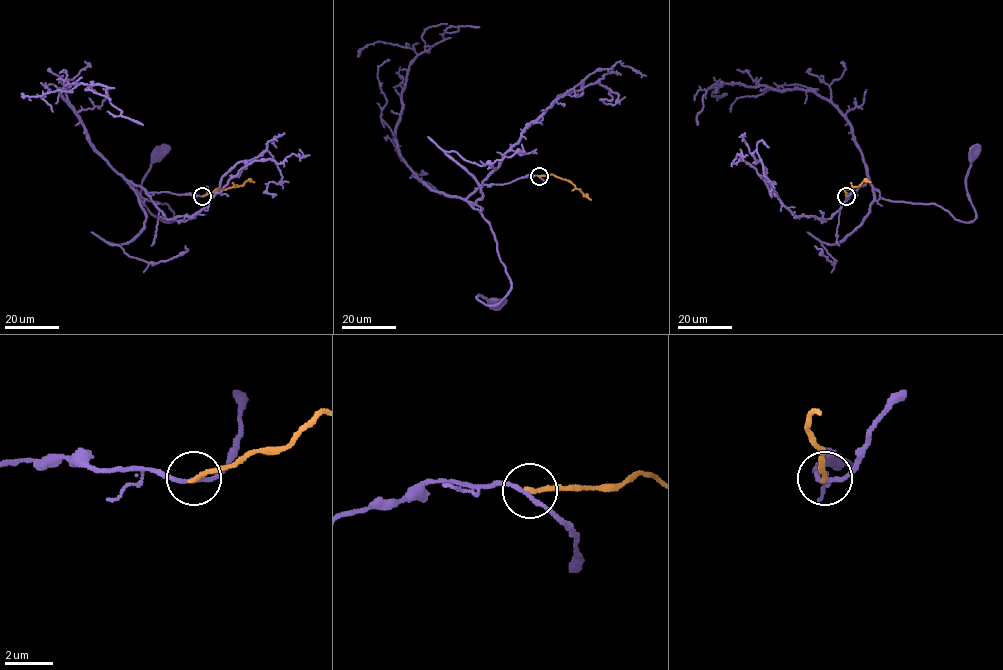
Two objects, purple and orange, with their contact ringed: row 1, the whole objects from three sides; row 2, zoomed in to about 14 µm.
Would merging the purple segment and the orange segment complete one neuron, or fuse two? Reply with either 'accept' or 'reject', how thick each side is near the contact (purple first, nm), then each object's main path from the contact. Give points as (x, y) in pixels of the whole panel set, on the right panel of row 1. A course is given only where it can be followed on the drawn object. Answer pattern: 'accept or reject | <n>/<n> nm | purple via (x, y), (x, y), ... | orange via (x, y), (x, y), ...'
reject | 160/180 nm | purple via (846, 196), (869, 181), (882, 198), (934, 204), (956, 219), (971, 222), (975, 212), (966, 178), (973, 154) | orange via (846, 196), (844, 190), (864, 181), (870, 182)

